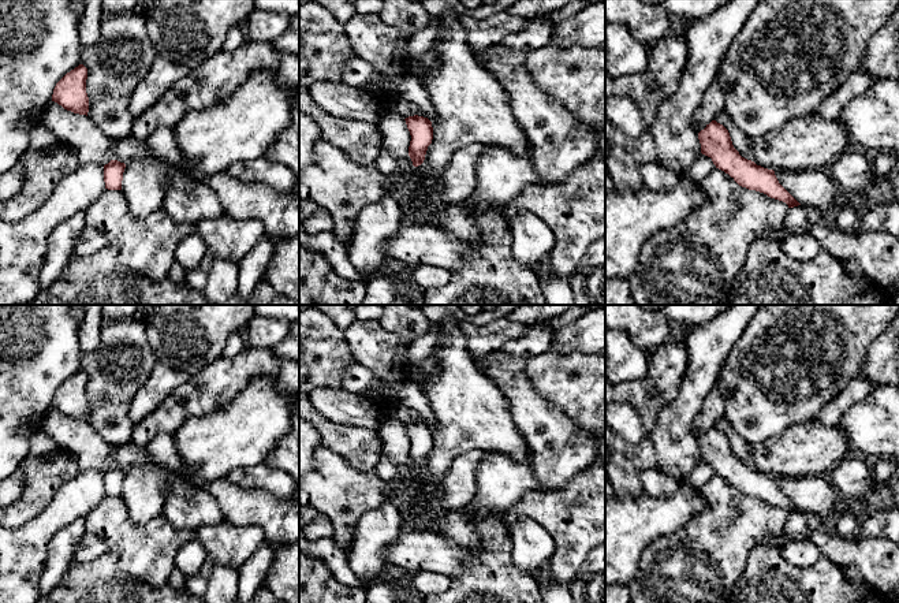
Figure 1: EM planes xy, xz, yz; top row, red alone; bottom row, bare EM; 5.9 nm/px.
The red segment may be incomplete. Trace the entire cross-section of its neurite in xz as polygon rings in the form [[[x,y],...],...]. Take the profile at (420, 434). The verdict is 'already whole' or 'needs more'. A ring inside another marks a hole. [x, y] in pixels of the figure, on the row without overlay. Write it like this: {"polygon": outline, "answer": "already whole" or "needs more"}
{"polygon": [[[409,423],[404,425],[407,435],[411,442],[409,462],[414,473],[418,473],[424,469],[428,453],[433,446],[433,433],[432,428],[424,423]]], "answer": "already whole"}

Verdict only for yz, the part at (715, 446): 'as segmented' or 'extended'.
as segmented

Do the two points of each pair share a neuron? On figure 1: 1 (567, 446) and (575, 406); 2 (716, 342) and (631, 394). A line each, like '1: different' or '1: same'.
1: different
2: different

